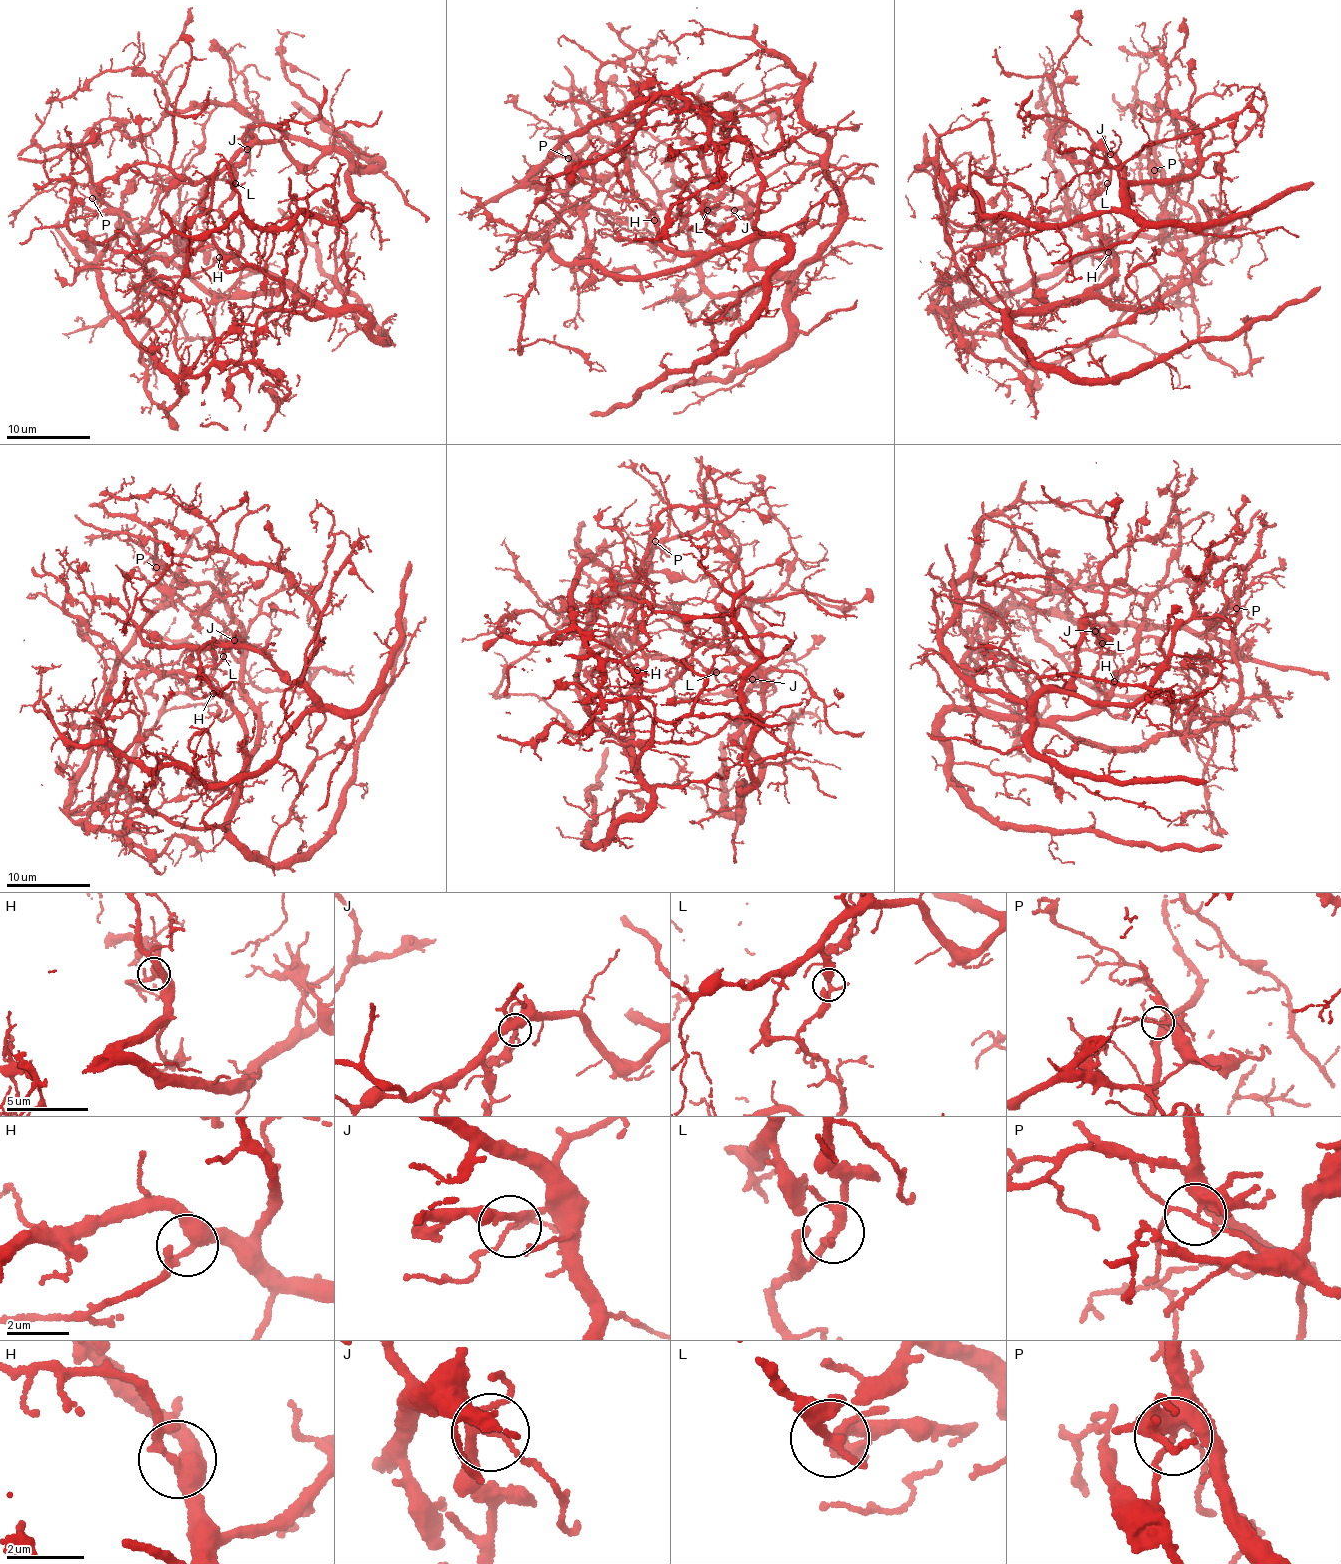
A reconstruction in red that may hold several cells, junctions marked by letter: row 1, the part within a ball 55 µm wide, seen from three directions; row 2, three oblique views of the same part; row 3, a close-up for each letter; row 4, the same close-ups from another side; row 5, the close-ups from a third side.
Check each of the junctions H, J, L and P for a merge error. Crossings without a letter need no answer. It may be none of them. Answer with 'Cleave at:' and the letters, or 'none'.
Cleave at: L, P

